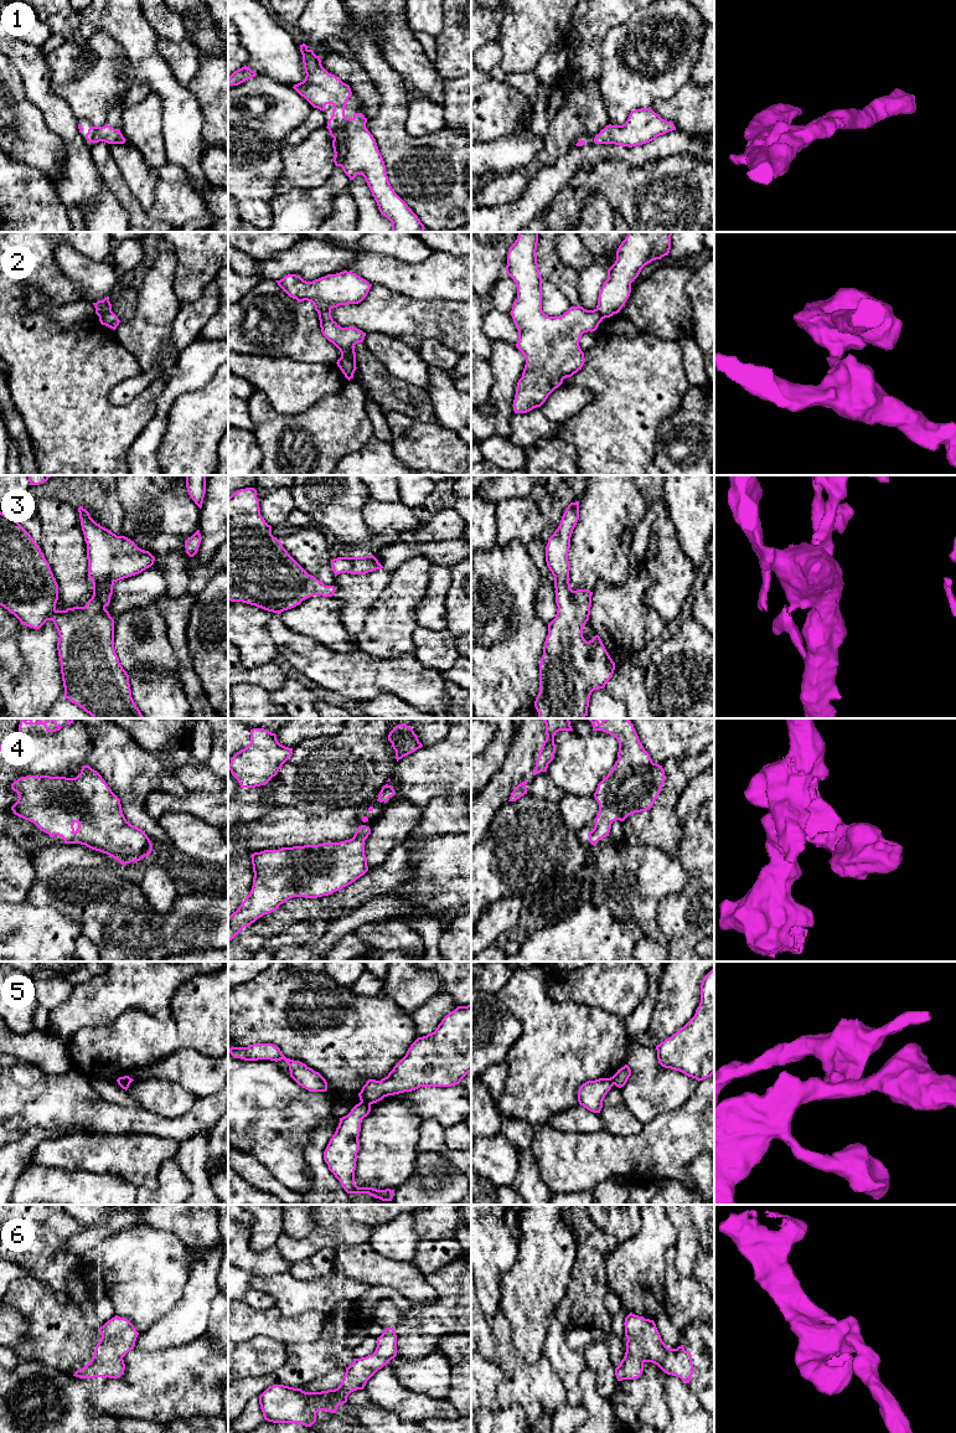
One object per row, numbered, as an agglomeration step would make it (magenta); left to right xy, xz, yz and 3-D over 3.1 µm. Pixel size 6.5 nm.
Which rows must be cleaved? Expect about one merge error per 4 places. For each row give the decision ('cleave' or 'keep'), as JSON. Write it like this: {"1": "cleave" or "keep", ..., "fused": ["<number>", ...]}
{"1": "keep", "2": "cleave", "3": "keep", "4": "keep", "5": "cleave", "6": "keep", "fused": ["2", "5"]}

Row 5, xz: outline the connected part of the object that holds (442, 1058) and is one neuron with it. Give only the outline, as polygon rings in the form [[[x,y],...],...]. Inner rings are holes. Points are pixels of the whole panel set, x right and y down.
[[[471,1005],[449,1012],[436,1030],[418,1037],[381,1081],[368,1079],[358,1093],[368,1105],[420,1087],[451,1087],[471,1072]]]

